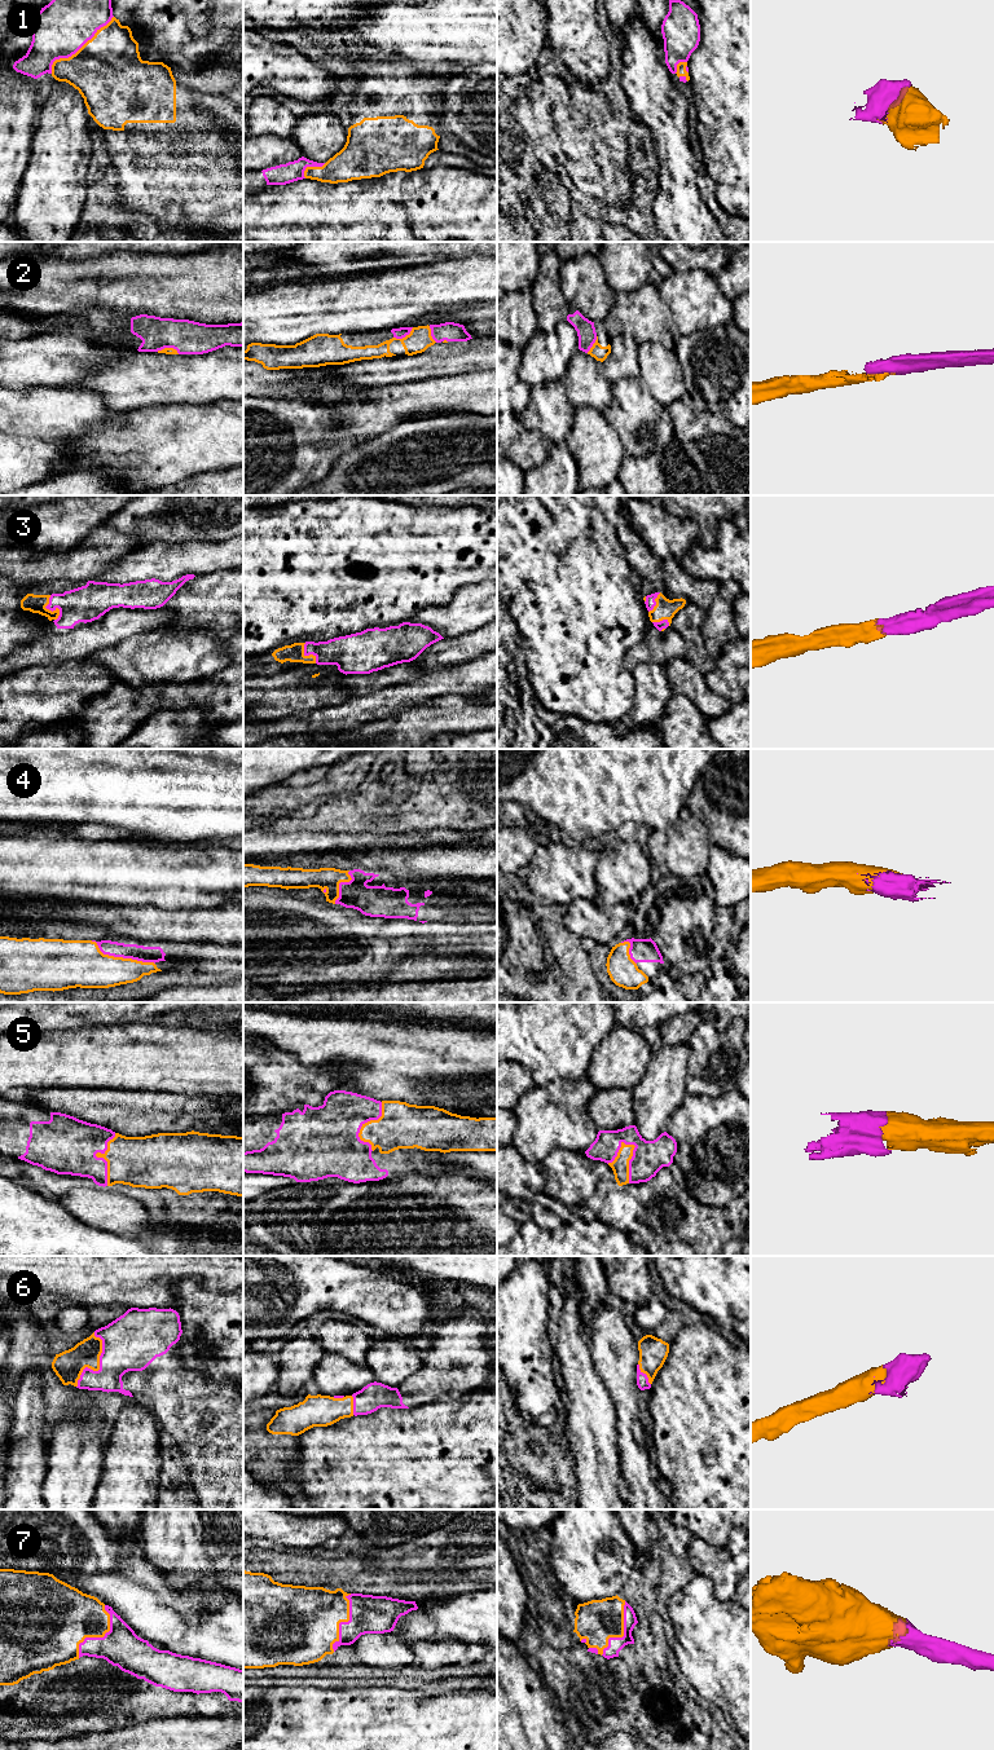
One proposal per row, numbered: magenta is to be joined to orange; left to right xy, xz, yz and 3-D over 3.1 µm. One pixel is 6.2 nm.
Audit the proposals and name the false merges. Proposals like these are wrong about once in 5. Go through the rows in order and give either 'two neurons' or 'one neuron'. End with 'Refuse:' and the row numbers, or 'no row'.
1: one neuron
2: one neuron
3: one neuron
4: one neuron
5: one neuron
6: one neuron
7: one neuron
Refuse: no row

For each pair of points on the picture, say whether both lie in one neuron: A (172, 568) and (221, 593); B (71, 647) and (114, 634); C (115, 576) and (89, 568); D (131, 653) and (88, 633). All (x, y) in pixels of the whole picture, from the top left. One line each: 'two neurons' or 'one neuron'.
A: two neurons
B: one neuron
C: two neurons
D: two neurons

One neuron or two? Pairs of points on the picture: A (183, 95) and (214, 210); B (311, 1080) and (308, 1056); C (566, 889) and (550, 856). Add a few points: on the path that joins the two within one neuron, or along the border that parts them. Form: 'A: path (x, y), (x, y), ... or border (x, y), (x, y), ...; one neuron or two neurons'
A: path (175, 123), (176, 172), (185, 181); one neuron
B: border (282, 1052), (306, 1067), (334, 1063), (338, 1078); two neurons
C: path (561, 881), (552, 864); one neuron

